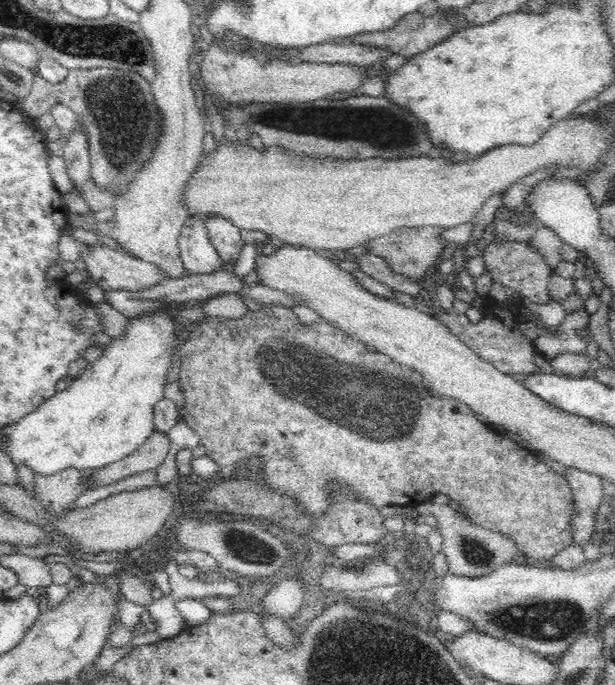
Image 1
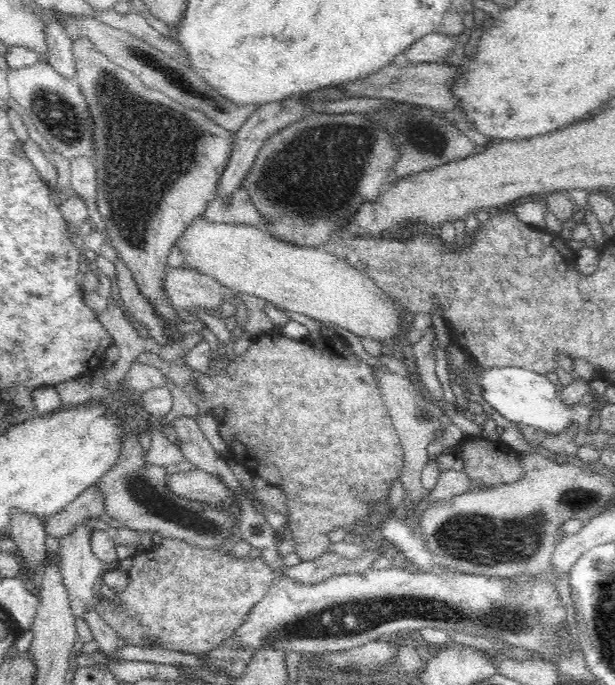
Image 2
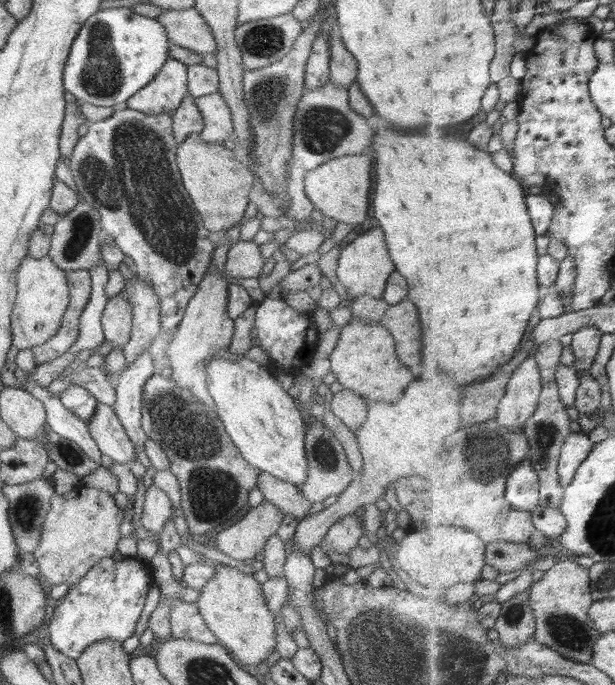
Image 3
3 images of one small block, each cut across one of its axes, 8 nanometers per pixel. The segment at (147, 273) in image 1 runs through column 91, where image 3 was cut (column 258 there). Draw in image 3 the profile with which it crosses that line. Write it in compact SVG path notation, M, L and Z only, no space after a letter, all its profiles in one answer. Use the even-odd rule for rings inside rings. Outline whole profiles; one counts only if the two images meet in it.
M239 239L228 252L223 273L227 278L260 278L265 260L261 256L259 246L253 241Z

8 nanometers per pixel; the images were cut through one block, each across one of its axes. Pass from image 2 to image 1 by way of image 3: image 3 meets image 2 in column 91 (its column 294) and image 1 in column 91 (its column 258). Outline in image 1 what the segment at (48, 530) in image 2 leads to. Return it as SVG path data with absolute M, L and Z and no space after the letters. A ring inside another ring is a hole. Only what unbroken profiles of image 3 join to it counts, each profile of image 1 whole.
M154 431L150 438L132 454L126 458L112 462L106 467L101 467L94 471L87 482L90 488L100 488L100 486L110 486L118 480L124 480L128 476L146 472L146 470L156 470L168 456L171 440L166 432Z

